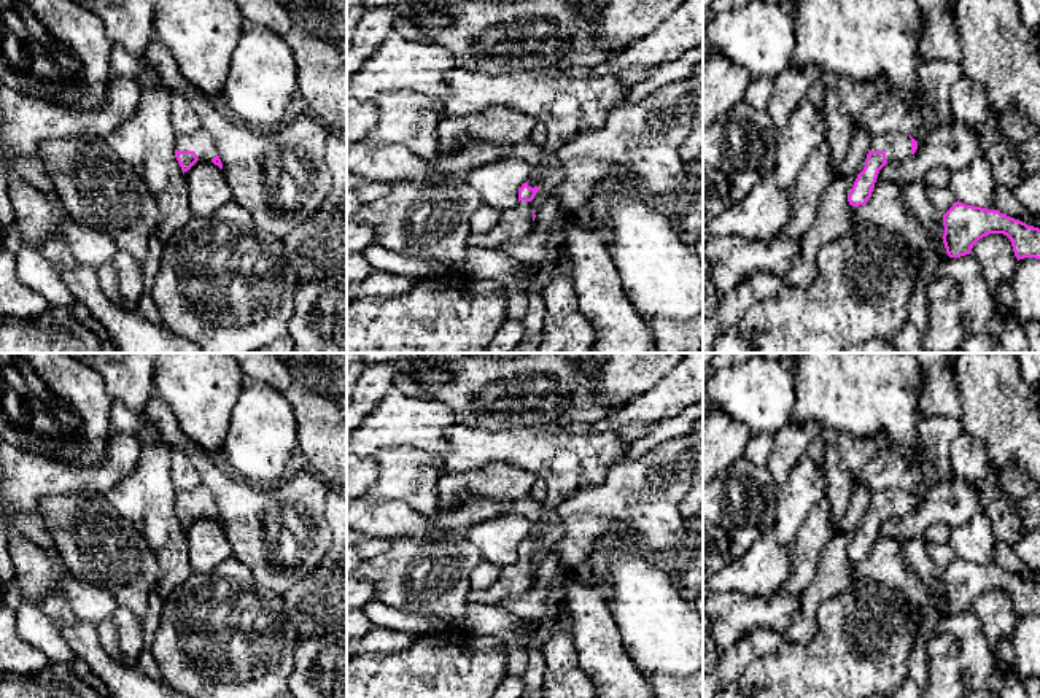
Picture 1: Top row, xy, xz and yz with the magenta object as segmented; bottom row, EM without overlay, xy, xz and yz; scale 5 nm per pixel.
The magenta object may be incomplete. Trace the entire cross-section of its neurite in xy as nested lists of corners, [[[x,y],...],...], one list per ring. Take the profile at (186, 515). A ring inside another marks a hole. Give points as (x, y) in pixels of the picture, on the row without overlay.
[[[199,485],[192,490],[177,490],[175,514],[183,529],[188,528],[197,517],[204,515],[208,515],[215,522],[223,525],[221,515],[216,507],[216,501],[204,485]]]

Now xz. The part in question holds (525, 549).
[[[526,537],[518,545],[518,560],[501,569],[498,580],[487,590],[471,590],[468,593],[469,603],[483,603],[487,606],[498,606],[506,598],[523,593],[533,584],[536,571],[531,564],[539,544],[533,537]]]

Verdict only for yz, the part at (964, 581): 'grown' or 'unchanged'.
unchanged

